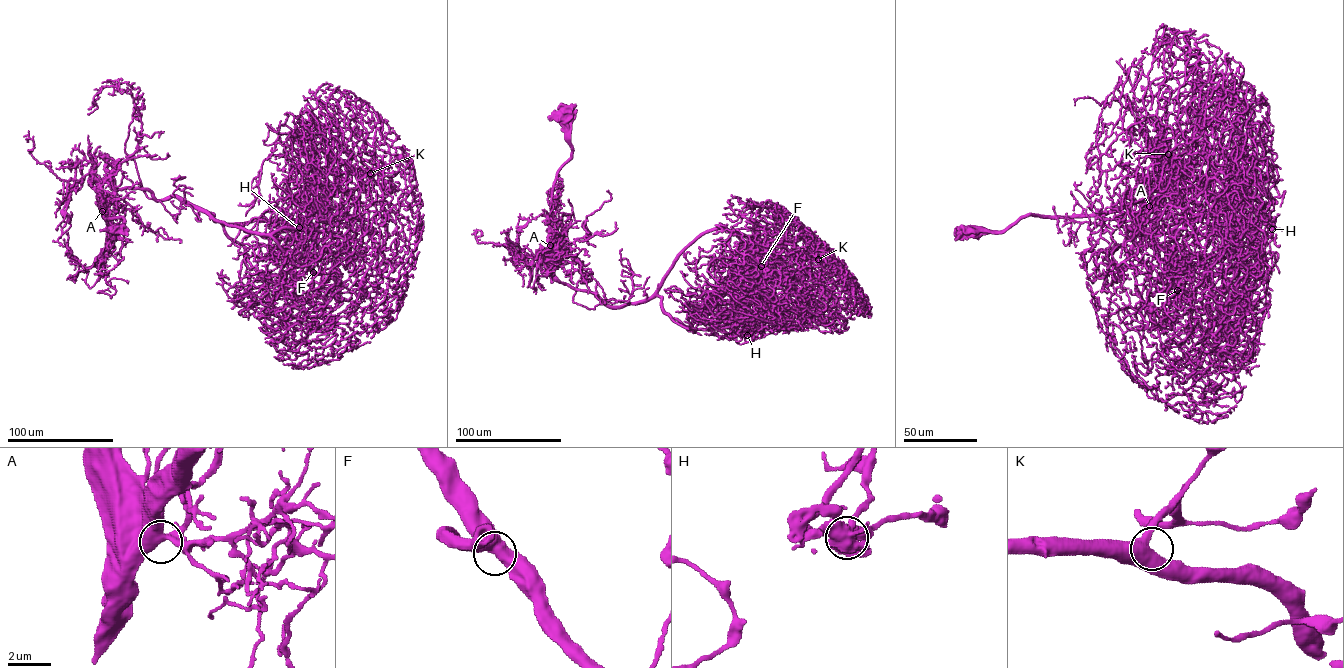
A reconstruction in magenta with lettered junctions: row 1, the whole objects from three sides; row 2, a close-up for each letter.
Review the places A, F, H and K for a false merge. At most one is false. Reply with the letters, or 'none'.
H

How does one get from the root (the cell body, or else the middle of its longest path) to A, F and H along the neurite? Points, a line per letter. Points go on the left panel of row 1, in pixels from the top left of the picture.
A: (119, 228), (123, 218), (105, 218), (102, 211)
F: (119, 228), (123, 218), (97, 203), (146, 188), (269, 235), (313, 272)
H: (119, 228), (123, 218), (105, 218), (97, 203), (127, 188), (184, 198), (224, 224), (299, 227)

